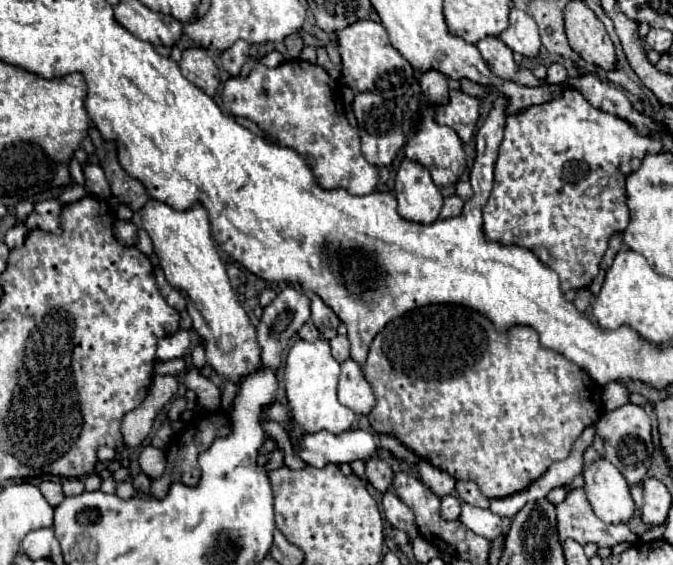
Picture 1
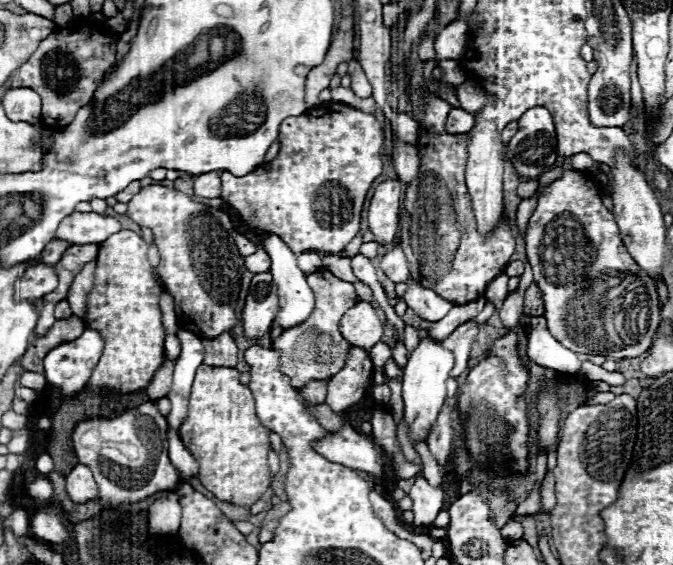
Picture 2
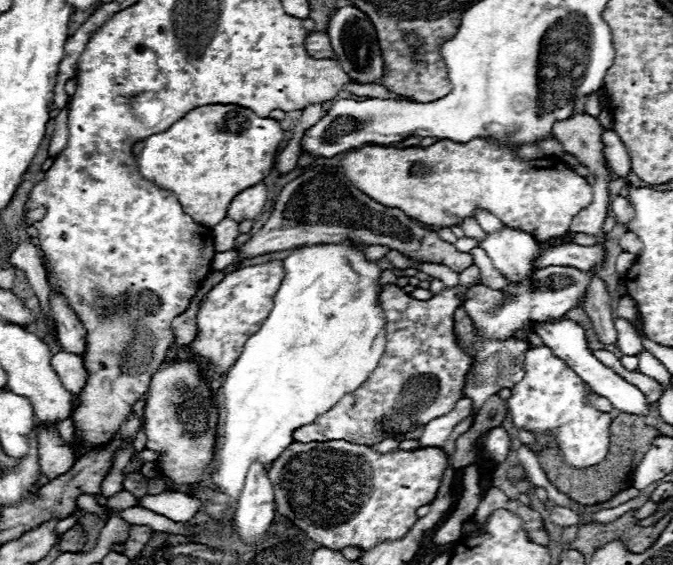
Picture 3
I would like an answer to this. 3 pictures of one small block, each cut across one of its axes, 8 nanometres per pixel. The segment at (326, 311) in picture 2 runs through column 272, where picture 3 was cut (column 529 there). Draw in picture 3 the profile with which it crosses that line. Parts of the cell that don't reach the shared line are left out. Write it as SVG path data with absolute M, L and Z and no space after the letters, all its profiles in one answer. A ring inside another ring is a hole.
M458 306L458 310L454 312L454 320L456 320L456 334L462 342L462 348L466 348L470 354L476 356L476 362L472 366L472 370L466 376L466 384L464 384L464 398L470 398L474 402L474 414L480 410L480 406L492 396L498 394L498 390L502 388L512 388L516 382L520 382L524 378L524 354L526 350L530 350L530 342L526 338L516 338L510 336L506 340L480 340L478 344L468 344L468 334L474 334L474 326L470 322L470 316L466 314L464 306Z

